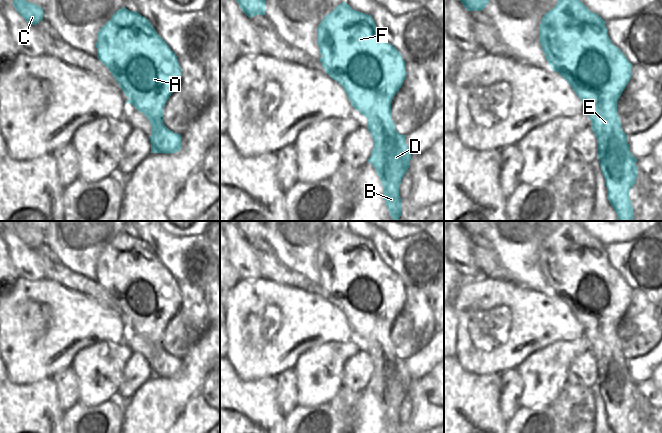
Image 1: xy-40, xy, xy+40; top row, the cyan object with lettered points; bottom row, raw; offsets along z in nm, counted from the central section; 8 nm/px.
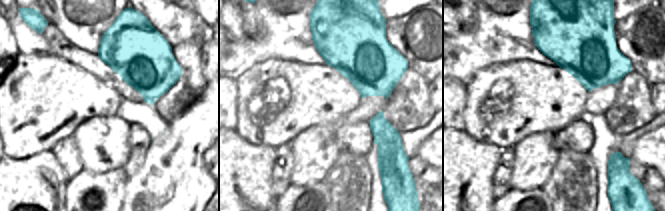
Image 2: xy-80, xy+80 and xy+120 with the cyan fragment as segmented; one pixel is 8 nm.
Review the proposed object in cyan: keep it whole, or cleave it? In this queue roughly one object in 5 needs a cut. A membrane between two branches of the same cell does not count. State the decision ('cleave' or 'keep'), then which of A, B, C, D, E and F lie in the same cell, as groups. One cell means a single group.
keep; groups A B C D E F

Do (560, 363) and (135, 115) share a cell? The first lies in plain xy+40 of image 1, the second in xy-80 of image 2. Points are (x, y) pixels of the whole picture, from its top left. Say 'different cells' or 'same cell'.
different cells

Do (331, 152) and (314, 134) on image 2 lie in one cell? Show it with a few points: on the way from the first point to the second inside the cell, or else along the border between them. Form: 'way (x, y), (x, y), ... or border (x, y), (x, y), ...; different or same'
way (325, 151), (317, 145), (315, 140); same

